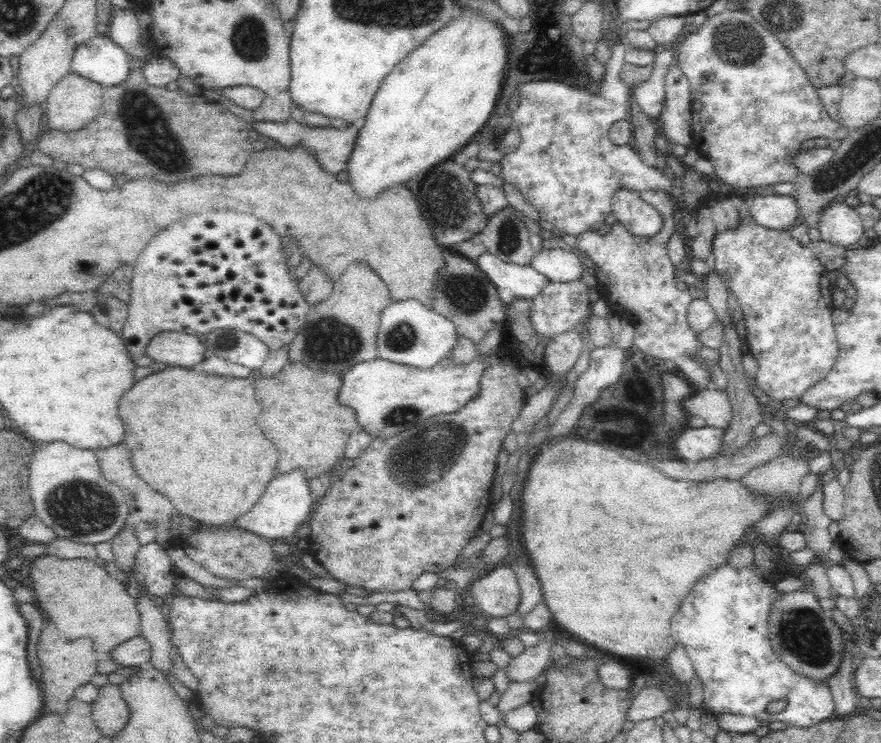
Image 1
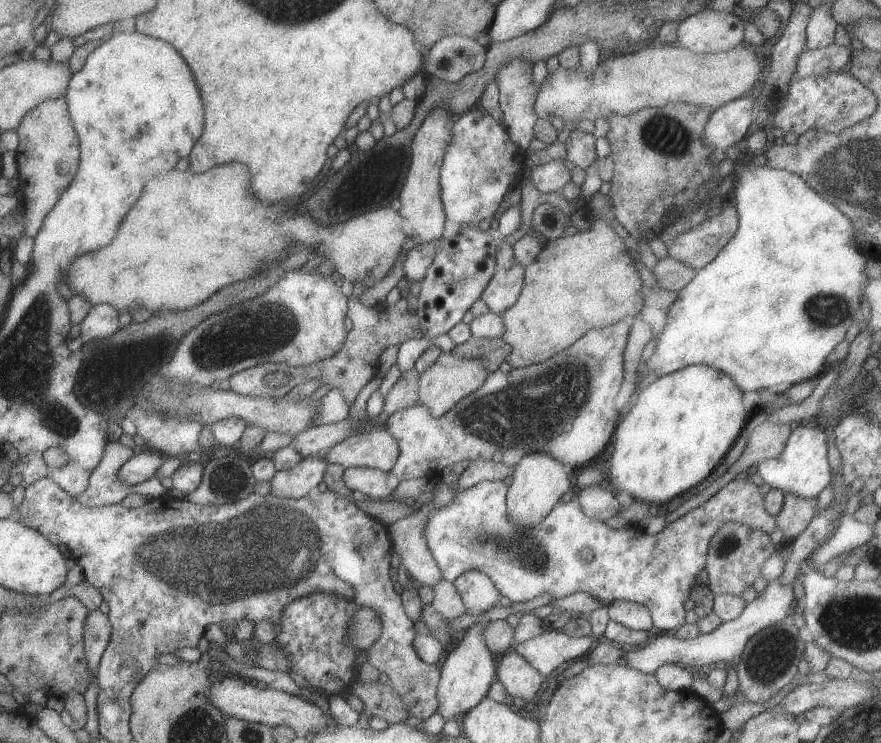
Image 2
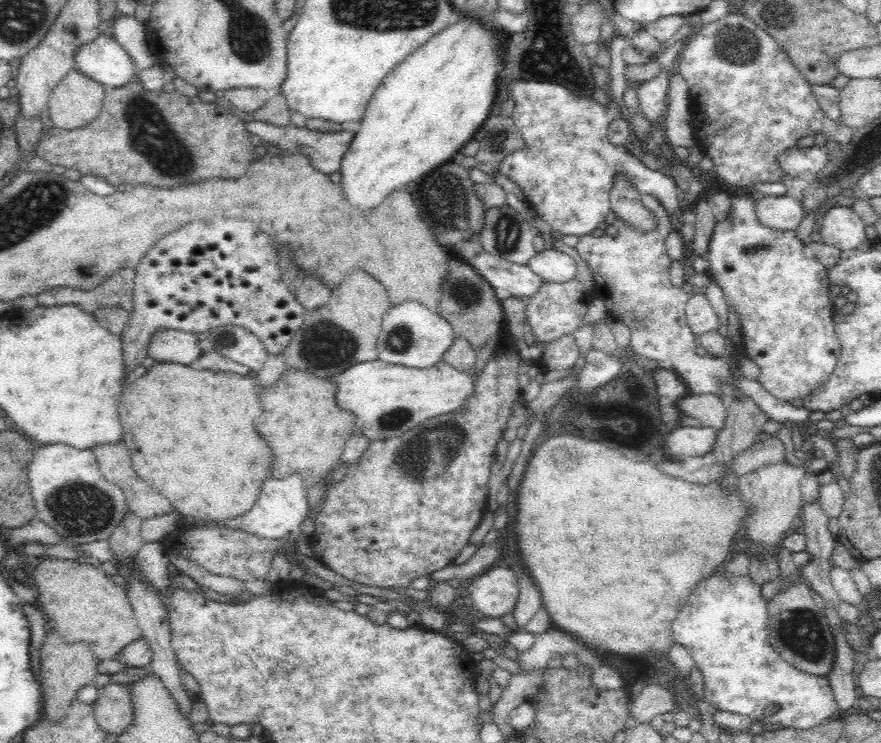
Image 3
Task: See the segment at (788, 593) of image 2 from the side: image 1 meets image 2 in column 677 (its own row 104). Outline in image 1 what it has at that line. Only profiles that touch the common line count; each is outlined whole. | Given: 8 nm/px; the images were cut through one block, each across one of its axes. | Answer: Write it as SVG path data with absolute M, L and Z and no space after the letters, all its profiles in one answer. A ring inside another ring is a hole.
M672 49L656 53L653 62L654 70L652 70L650 78L631 89L640 111L651 120L658 117L664 108L666 72L673 62L674 51Z

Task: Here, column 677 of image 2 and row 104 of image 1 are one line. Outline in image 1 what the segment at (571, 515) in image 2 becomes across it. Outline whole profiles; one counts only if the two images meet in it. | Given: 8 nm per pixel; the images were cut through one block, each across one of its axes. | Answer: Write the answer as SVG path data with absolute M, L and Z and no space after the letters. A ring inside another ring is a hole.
M614 38L611 57L604 65L604 75L598 84L598 94L590 90L581 90L578 86L567 86L564 82L535 81L520 86L520 104L516 112L511 114L512 124L520 133L520 146L506 154L499 161L500 177L504 182L516 186L526 200L533 204L541 219L551 224L561 235L574 235L590 231L592 225L604 222L611 214L611 204L614 192L620 186L638 191L646 189L662 189L677 195L677 182L670 173L660 173L656 167L644 164L639 154L634 150L616 146L609 138L612 124L620 120L628 120L630 88L620 81L620 70L625 63L626 43L620 38Z

